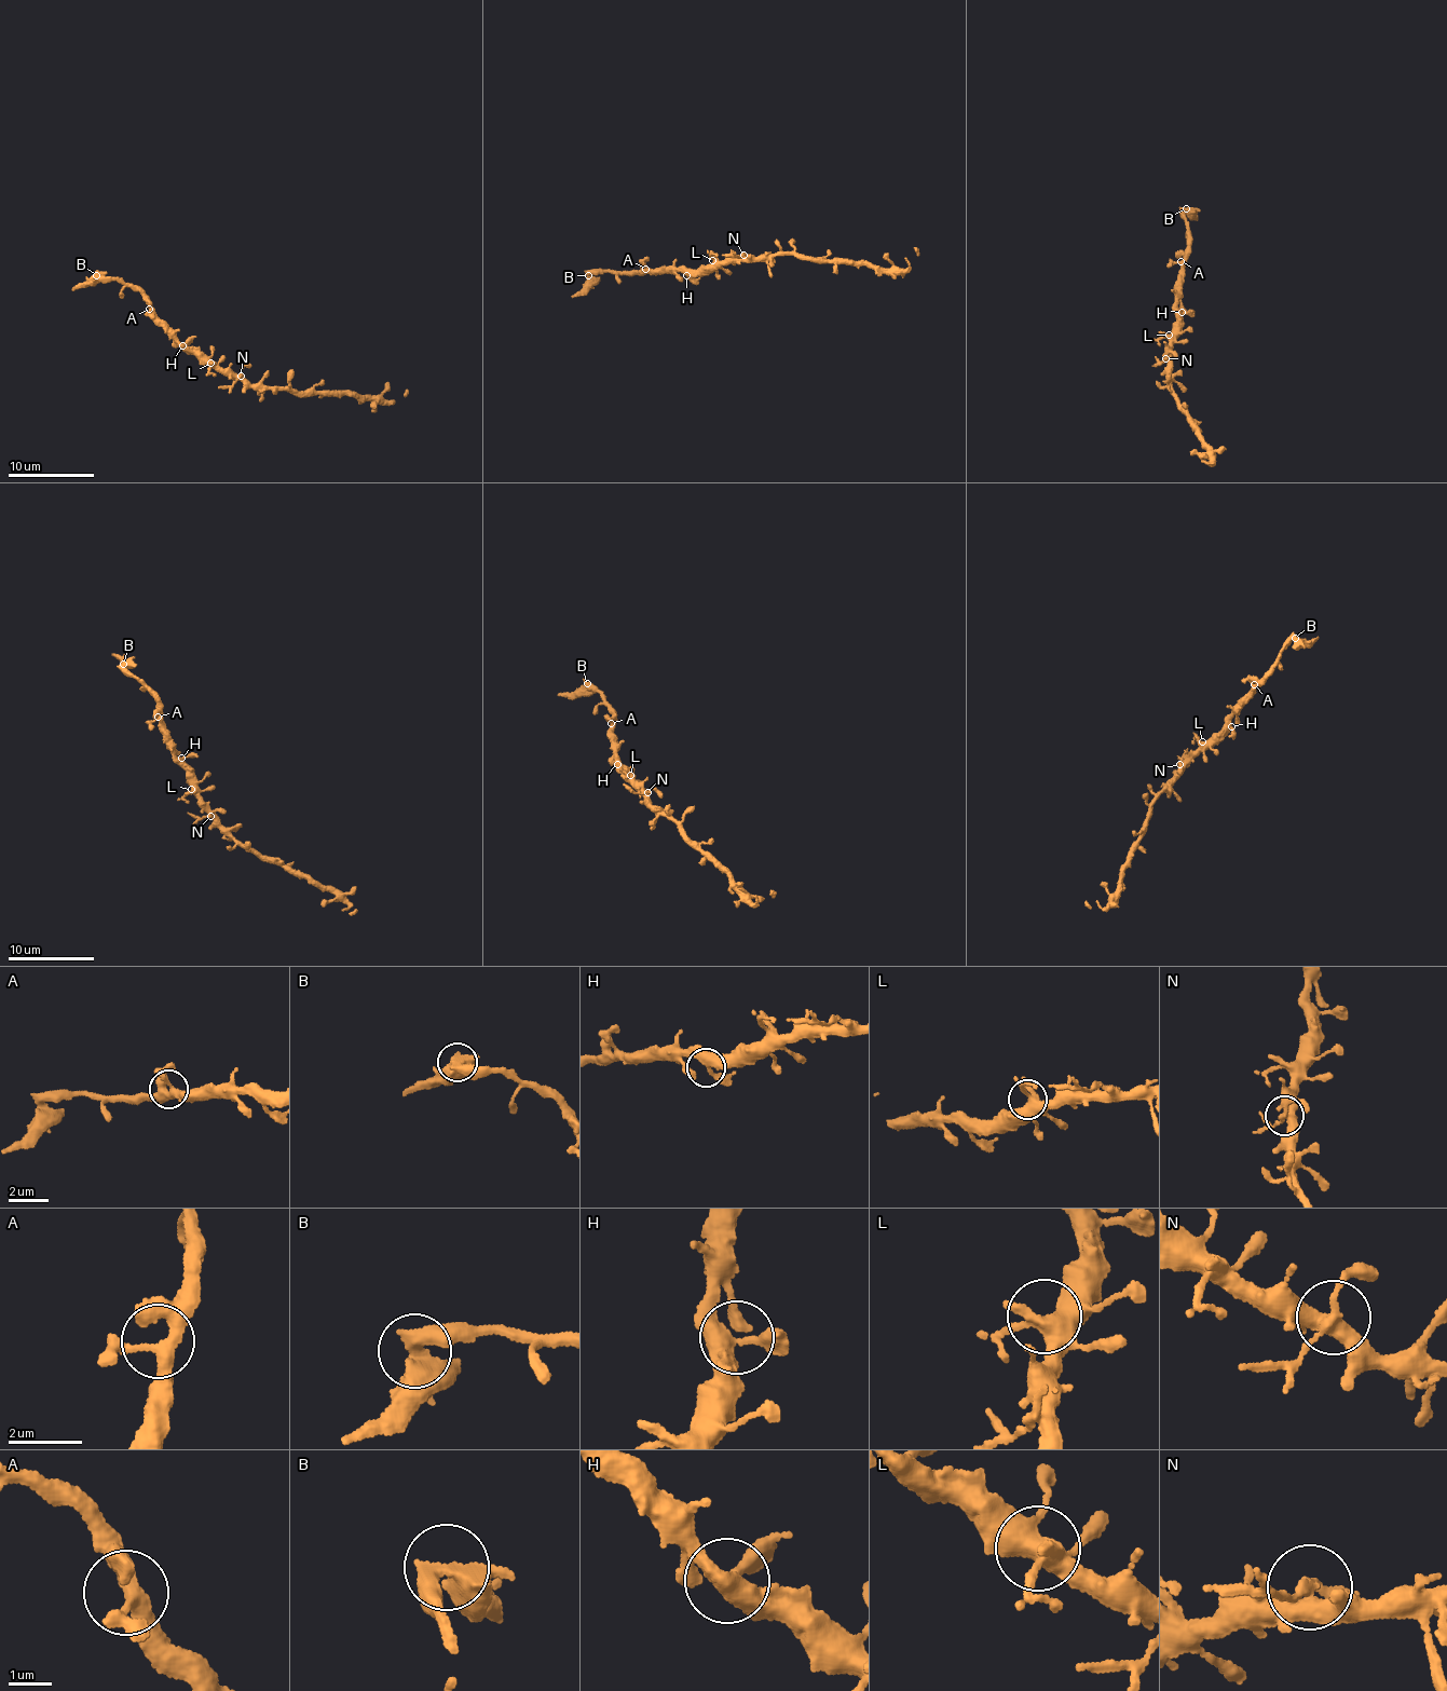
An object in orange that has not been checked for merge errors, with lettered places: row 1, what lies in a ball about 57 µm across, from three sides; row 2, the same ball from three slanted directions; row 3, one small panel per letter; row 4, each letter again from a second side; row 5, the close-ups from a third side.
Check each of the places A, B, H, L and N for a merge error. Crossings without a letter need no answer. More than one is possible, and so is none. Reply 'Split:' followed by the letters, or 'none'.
Split: B, N

